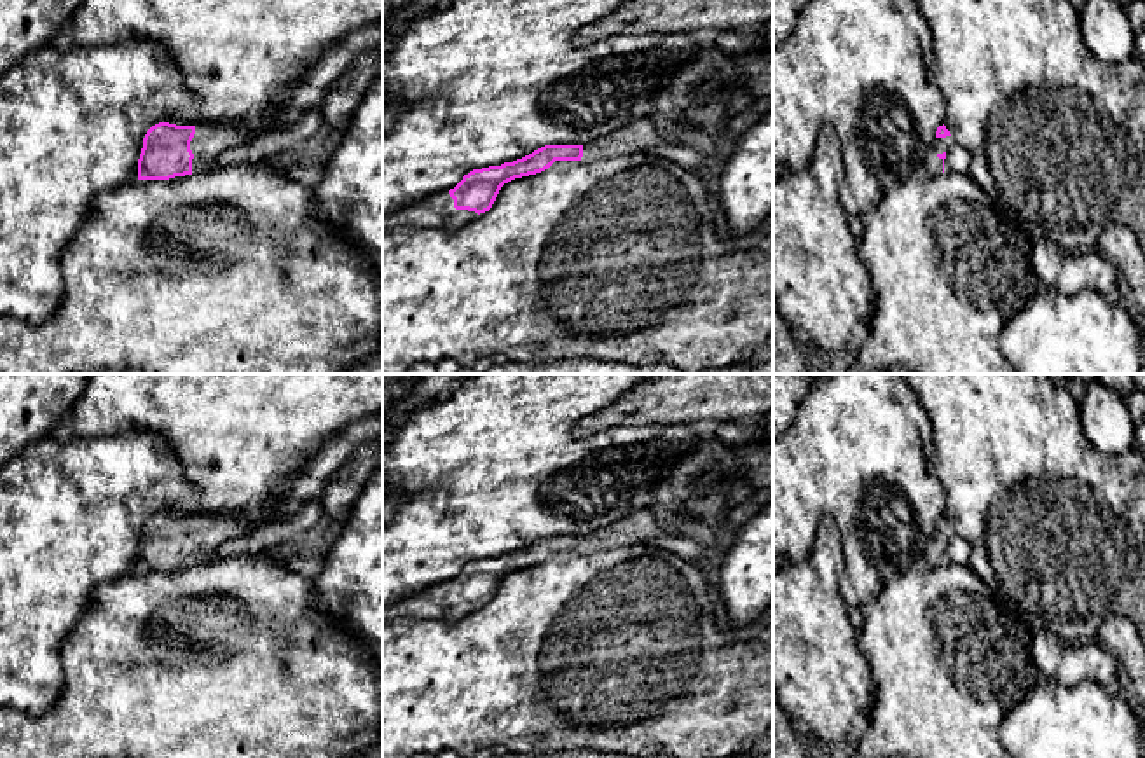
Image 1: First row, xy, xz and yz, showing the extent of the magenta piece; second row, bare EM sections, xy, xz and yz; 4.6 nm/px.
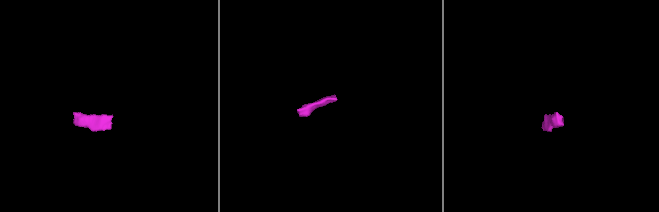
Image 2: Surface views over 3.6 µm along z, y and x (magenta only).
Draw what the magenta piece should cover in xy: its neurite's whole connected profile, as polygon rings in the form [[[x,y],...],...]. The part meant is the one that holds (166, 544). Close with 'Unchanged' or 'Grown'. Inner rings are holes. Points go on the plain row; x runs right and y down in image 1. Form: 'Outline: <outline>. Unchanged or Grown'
Outline: [[[159,513],[143,529],[138,571],[169,571],[201,564],[215,557],[225,541],[257,529],[258,526],[250,520],[234,520],[222,513],[195,517]]]. Grown

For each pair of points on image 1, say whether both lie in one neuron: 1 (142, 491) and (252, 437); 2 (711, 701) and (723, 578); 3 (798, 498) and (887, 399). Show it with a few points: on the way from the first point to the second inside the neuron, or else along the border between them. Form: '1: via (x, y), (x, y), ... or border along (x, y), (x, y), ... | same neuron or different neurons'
1: border along (159, 435), (182, 474), (198, 489), (198, 509) | different neurons
2: border along (709, 571), (716, 594) | different neurons
3: via (814, 474), (863, 423) | same neuron

